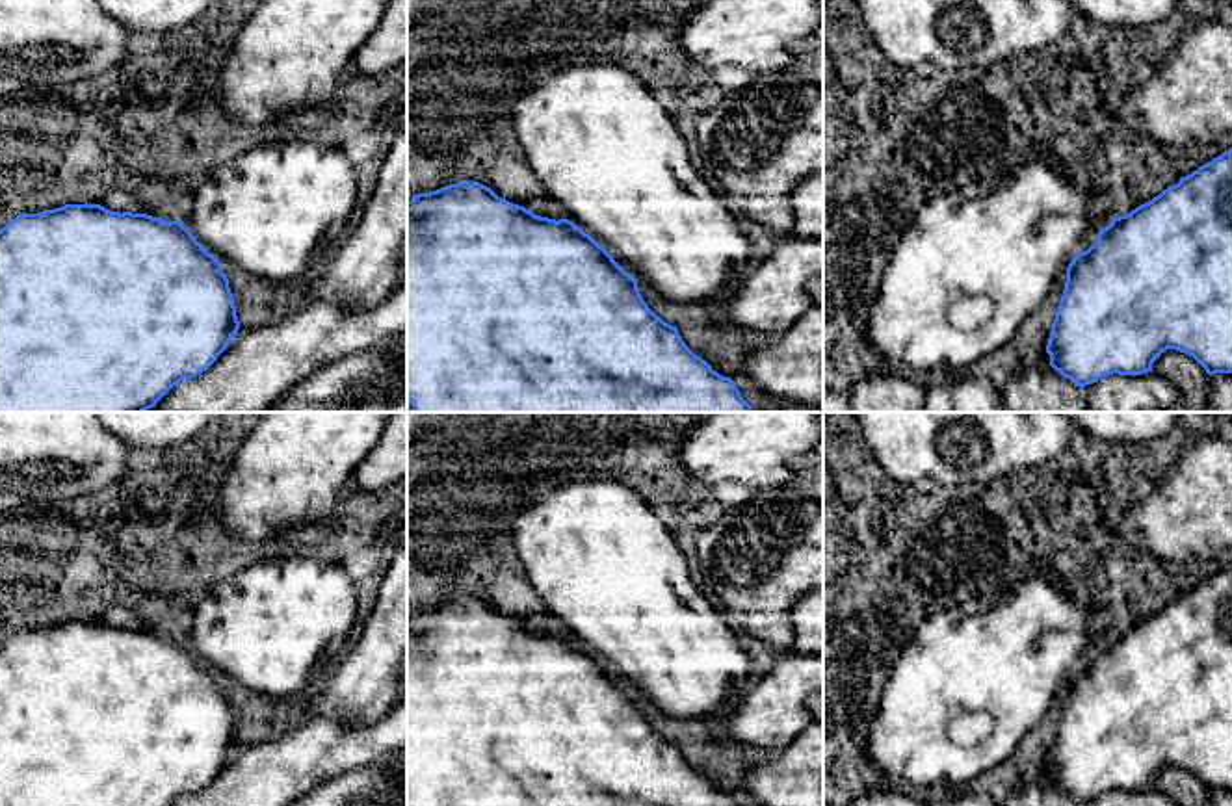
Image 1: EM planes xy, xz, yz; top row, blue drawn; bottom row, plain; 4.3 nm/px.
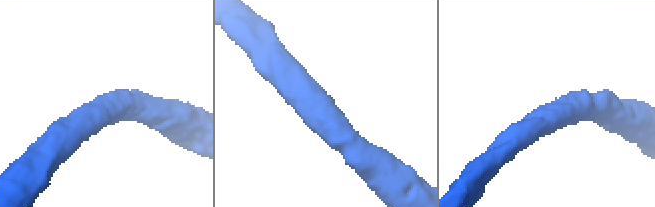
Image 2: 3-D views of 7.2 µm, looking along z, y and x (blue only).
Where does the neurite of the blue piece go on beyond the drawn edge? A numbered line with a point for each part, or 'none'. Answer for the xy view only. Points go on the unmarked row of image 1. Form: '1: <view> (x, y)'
none

